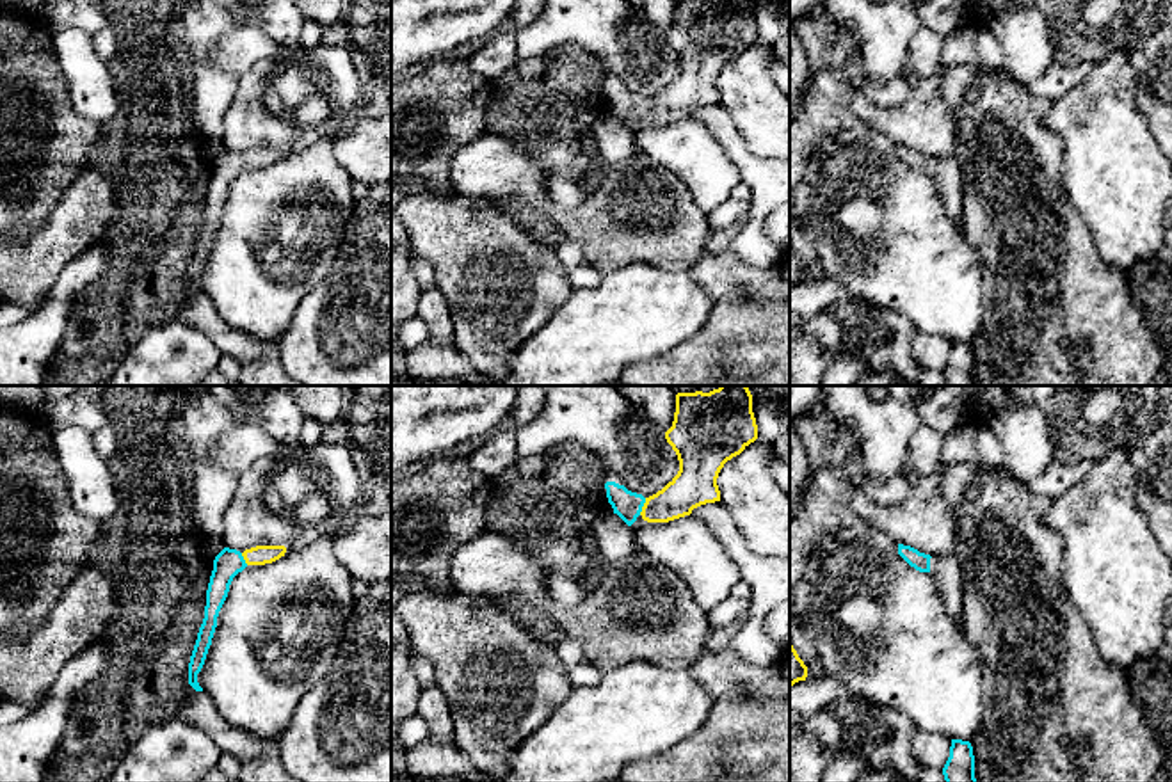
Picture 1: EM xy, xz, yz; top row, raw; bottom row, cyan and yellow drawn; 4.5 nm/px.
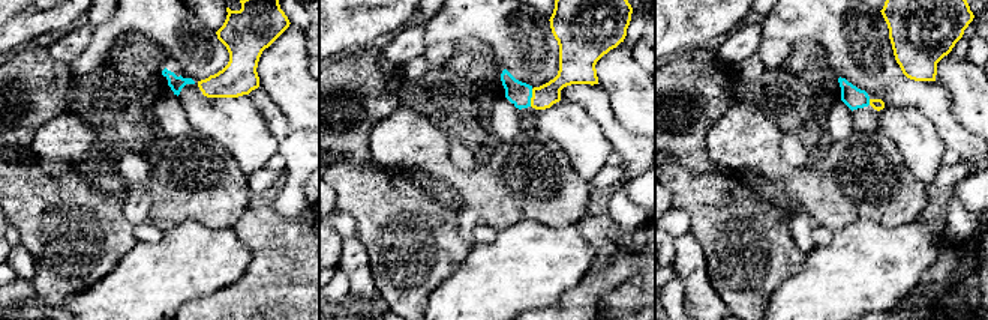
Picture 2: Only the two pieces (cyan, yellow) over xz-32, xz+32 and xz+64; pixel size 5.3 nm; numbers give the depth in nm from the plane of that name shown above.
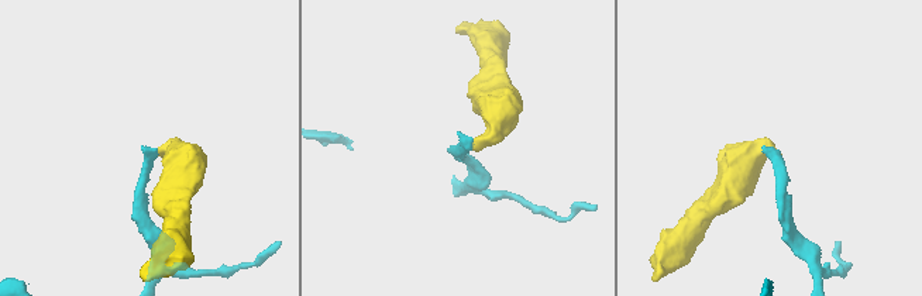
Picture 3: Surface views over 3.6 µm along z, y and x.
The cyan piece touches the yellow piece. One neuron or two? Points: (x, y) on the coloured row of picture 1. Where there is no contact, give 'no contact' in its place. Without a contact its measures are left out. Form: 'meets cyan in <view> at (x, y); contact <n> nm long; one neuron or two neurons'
meets cyan in xz at (642, 505); contact 90 nm long; one neuron

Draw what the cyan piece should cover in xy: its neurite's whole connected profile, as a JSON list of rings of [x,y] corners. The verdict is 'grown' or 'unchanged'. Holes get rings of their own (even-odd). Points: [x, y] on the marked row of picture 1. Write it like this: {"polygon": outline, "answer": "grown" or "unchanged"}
{"polygon": [[[256,546],[244,553],[224,547],[213,560],[213,571],[206,590],[205,618],[197,633],[197,640],[189,663],[189,684],[196,691],[203,691],[197,682],[212,638],[217,627],[219,611],[228,597],[233,578],[247,565],[265,565],[285,556],[285,546]]], "answer": "grown"}

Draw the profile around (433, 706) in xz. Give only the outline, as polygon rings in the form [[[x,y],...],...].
[[[437,684],[421,686],[416,713],[429,725],[430,738],[454,745],[452,709]]]

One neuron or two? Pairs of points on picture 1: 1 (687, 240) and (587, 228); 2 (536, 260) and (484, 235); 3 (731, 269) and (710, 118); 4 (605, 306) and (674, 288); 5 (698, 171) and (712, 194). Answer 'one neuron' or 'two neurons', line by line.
1: one neuron
2: one neuron
3: two neurons
4: one neuron
5: one neuron

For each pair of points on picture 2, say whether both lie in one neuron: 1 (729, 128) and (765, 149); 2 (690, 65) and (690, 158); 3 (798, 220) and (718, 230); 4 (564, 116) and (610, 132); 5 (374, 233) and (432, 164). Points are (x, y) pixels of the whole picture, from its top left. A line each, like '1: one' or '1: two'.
1: one
2: one
3: two
4: two
5: two

